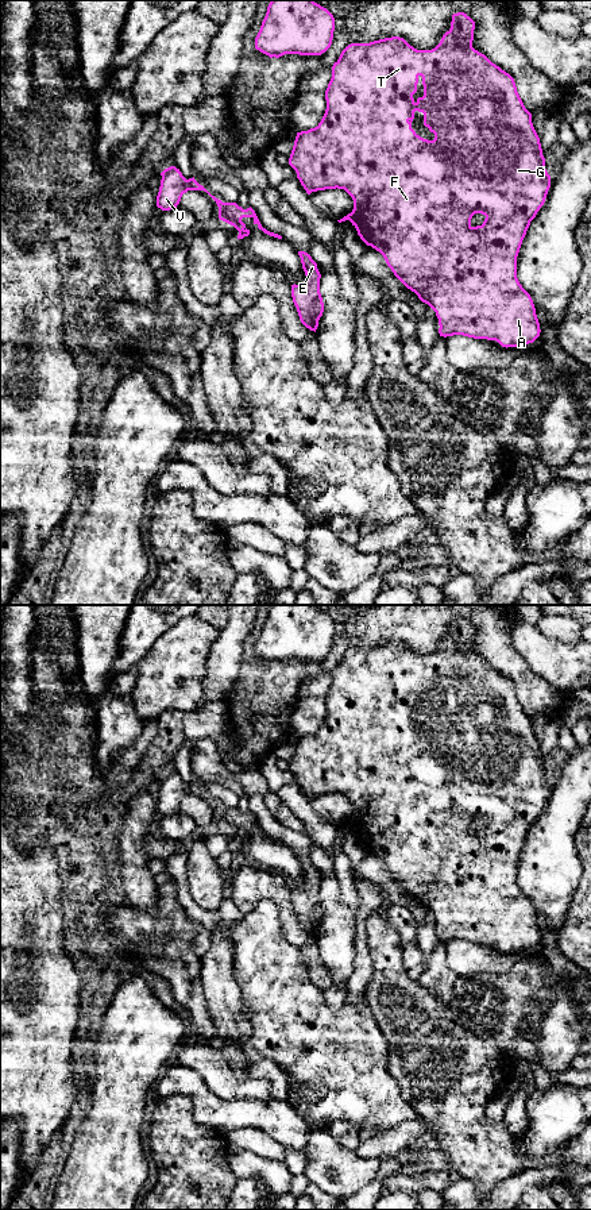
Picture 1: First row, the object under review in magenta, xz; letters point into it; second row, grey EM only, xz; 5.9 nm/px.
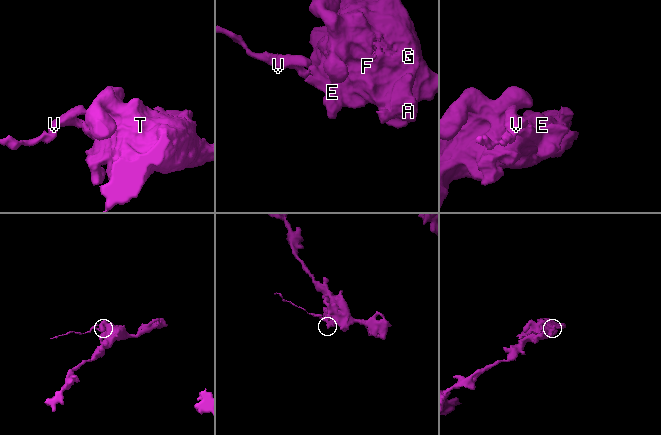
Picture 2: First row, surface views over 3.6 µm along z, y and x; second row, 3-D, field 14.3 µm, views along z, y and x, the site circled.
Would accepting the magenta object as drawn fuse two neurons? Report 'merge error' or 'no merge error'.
merge error

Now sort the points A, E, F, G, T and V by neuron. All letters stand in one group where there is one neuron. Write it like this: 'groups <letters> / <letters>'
groups A E F G T / V

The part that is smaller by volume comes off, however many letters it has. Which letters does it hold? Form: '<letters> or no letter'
V

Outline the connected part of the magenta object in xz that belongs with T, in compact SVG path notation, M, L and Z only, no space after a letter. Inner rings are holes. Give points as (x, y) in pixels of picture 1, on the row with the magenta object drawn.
M457 12L452 15L451 28L432 50L417 50L399 36L348 45L332 66L332 78L325 90L325 113L317 127L297 132L289 165L296 170L297 178L308 194L337 188L344 189L352 197L352 212L337 221L349 220L360 239L383 255L394 275L436 312L440 336L463 335L495 340L506 348L519 347L533 343L540 336L541 330L533 300L517 278L517 257L530 221L545 203L551 188L551 176L545 169L545 158L532 123L532 113L525 108L514 78L472 47L474 30L475 22L467 14ZM420 76L422 77L424 96L414 100L413 95L417 92ZM416 111L424 113L424 126L434 134L433 140L421 138L412 128ZM475 213L486 216L482 226L471 226Z

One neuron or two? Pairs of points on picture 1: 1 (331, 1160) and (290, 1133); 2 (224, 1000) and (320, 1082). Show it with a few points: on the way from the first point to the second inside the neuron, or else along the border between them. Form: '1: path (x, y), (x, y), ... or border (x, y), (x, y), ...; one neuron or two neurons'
1: border (313, 1129), (306, 1144), (300, 1149); two neurons
2: border (234, 972), (243, 1004); two neurons

